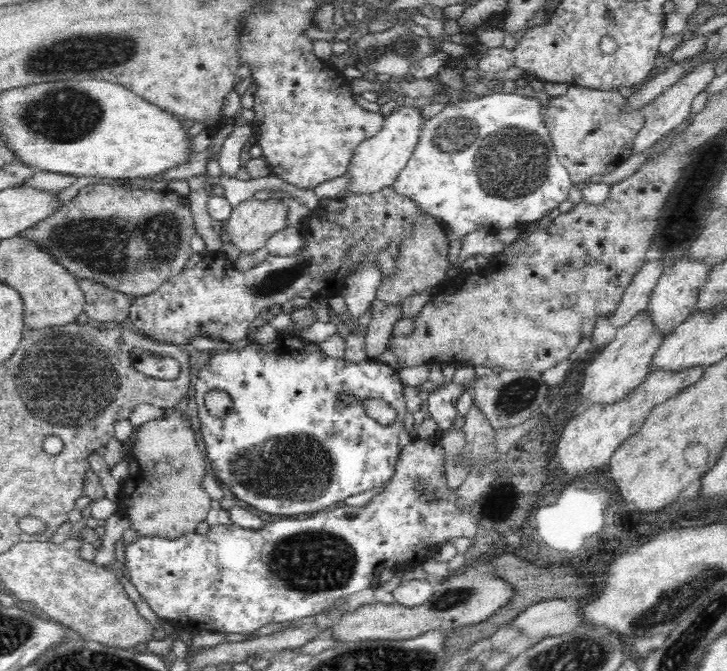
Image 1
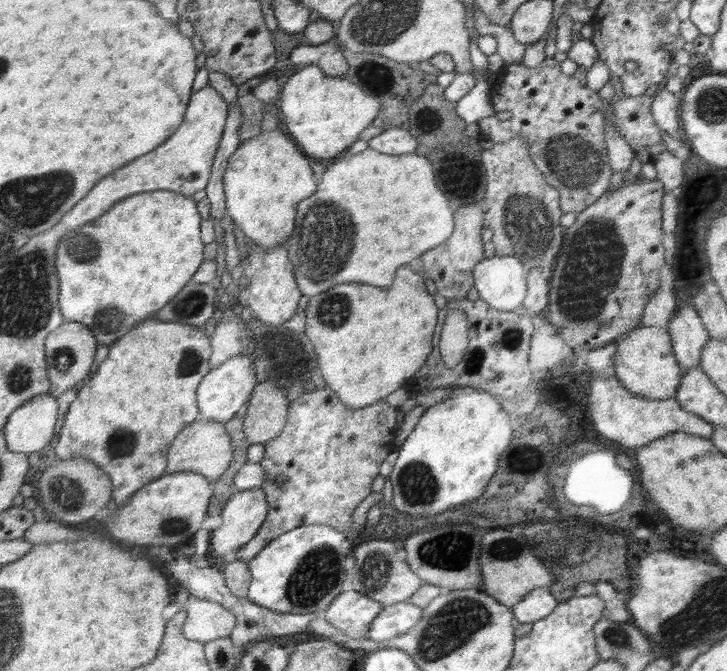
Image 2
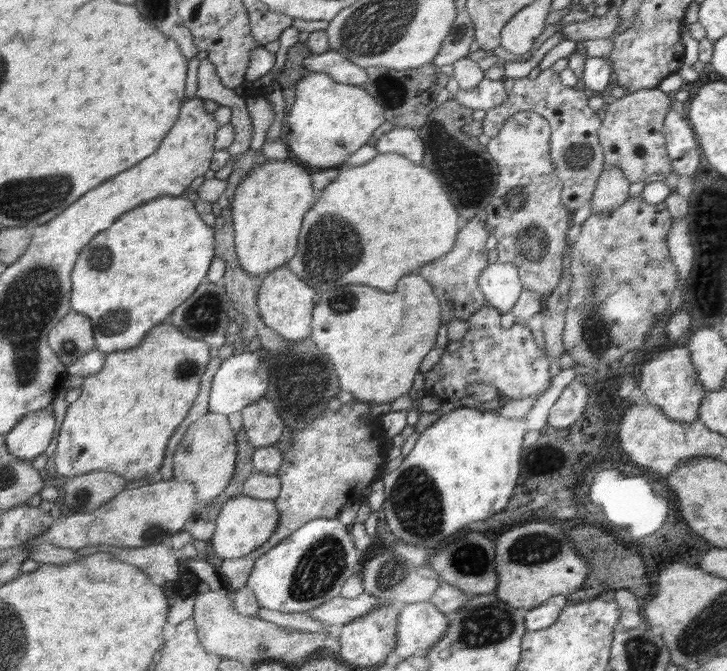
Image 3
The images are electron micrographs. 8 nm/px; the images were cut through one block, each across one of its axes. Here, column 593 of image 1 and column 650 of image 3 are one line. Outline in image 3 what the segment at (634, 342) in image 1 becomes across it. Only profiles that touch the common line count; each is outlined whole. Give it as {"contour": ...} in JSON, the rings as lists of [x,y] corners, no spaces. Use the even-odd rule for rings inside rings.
{"contour":[[[686,346],[653,352],[652,358],[642,364],[641,378],[638,388],[646,395],[650,405],[658,407],[666,417],[682,424],[693,424],[700,420],[699,411],[708,391],[698,381],[697,368]]]}

